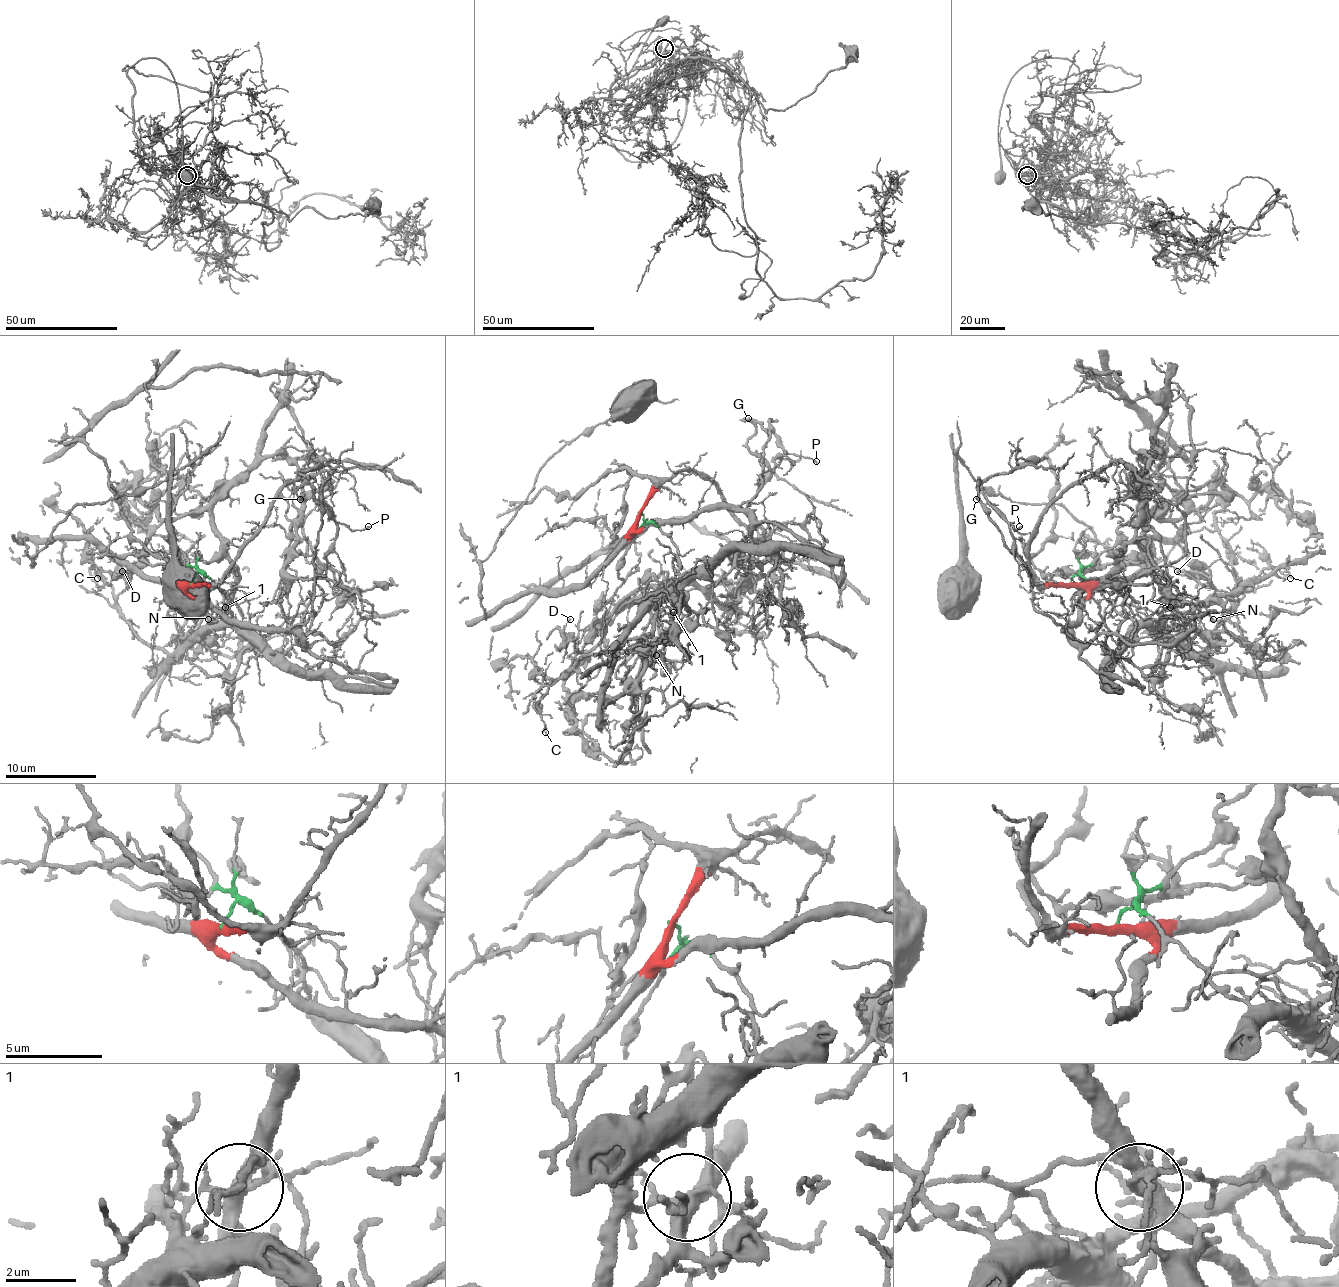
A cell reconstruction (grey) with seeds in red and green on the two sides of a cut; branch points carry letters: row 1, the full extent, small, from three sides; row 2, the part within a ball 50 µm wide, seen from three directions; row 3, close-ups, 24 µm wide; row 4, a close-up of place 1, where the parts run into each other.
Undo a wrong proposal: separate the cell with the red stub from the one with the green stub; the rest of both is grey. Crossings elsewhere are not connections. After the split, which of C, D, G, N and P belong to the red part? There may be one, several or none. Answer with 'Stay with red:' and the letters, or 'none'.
Stay with red: G, P

